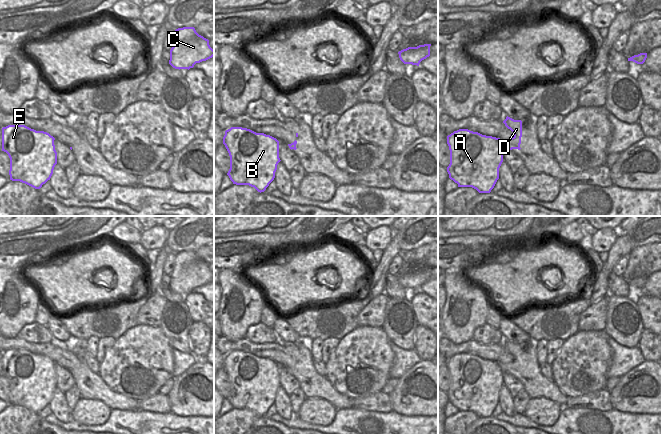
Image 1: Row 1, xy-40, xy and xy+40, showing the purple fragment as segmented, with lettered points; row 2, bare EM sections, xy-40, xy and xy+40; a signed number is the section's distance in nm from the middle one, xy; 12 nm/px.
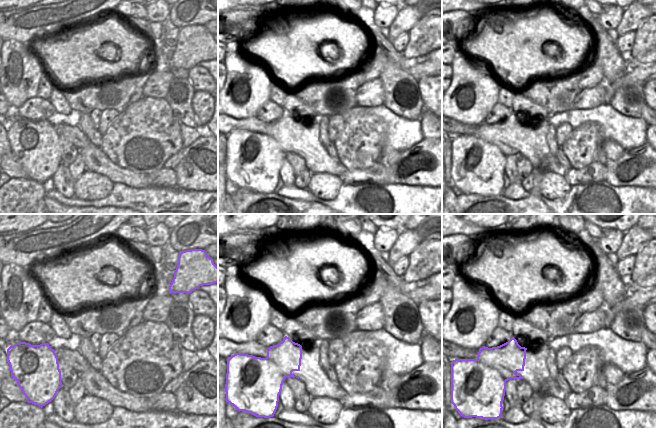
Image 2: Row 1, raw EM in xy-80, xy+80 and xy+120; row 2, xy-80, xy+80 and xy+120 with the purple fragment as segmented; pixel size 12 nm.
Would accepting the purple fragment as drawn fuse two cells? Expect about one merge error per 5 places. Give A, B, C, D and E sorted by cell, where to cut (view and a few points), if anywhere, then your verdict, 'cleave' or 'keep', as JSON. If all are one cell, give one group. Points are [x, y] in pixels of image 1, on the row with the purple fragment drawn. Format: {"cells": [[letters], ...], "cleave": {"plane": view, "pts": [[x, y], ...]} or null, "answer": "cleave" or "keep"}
{"cells": [["A", "B", "C", "D", "E"]], "cleave": null, "answer": "keep"}

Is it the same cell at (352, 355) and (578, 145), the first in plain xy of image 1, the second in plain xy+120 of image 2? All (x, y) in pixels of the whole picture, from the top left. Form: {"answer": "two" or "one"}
{"answer": "one"}

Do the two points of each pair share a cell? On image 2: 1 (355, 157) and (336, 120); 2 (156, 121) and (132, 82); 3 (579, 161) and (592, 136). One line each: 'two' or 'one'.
1: two
2: two
3: one

